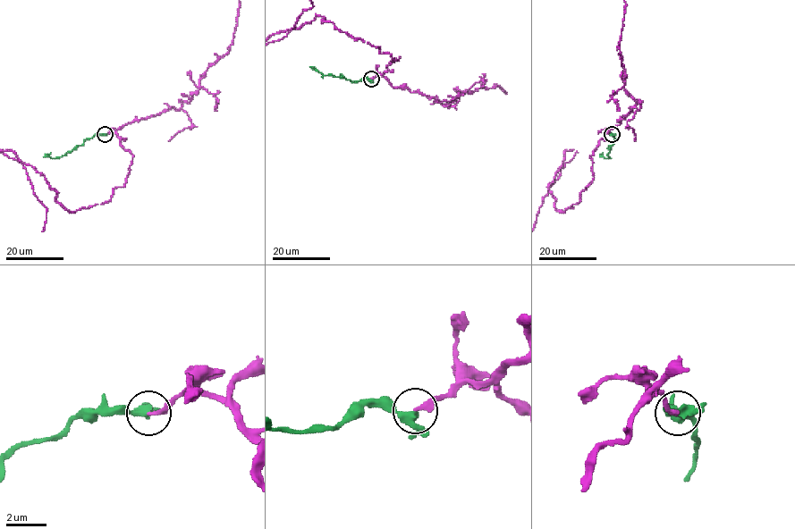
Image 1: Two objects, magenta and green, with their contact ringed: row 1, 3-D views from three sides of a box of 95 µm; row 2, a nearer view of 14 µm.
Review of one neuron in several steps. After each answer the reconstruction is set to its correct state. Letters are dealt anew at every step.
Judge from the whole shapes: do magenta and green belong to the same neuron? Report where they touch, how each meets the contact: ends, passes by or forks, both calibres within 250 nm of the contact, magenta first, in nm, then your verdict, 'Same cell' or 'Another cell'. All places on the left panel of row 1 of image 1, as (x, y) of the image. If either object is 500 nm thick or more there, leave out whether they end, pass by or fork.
Place: (105, 134). At the ring magenta ends. At the ring green passes by. Thickness 240 nm (magenta) against 360 nm. Same cell

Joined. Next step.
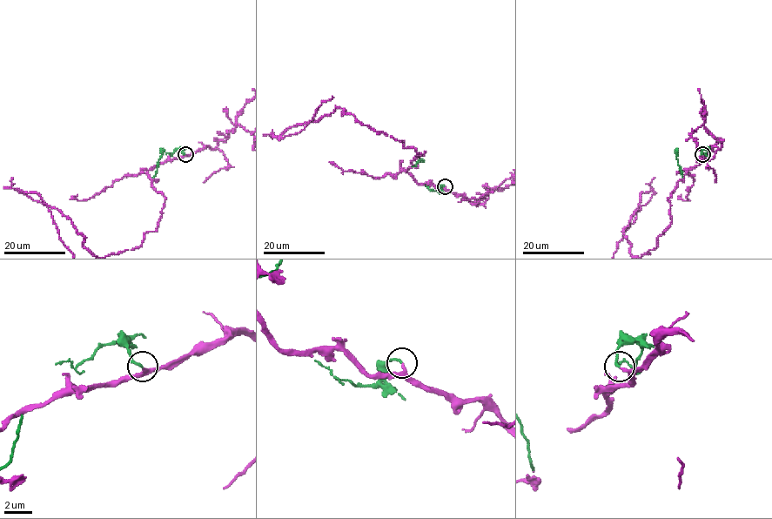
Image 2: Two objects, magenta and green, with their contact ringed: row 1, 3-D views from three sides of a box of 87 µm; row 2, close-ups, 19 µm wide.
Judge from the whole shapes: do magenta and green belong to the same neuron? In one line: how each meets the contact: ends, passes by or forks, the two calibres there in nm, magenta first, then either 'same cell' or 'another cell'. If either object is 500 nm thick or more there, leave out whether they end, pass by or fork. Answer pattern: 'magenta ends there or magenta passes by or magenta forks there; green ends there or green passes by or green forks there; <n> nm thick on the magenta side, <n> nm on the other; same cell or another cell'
magenta ends there; green ends there; 240 nm thick on the magenta side, 180 nm on the other; another cell

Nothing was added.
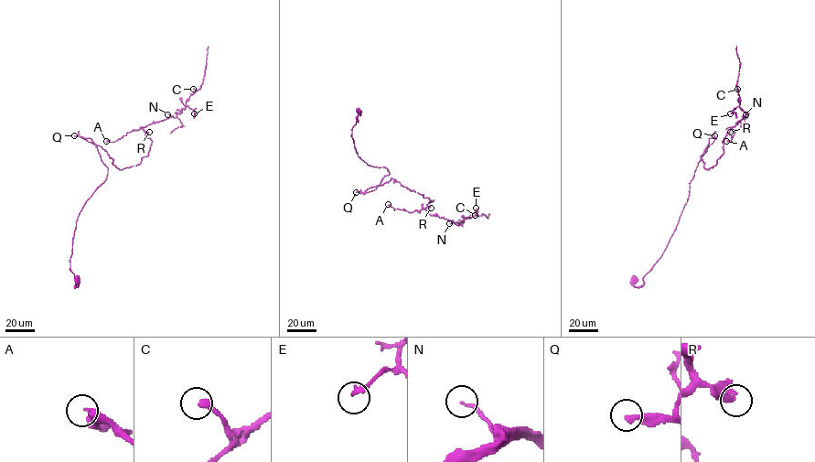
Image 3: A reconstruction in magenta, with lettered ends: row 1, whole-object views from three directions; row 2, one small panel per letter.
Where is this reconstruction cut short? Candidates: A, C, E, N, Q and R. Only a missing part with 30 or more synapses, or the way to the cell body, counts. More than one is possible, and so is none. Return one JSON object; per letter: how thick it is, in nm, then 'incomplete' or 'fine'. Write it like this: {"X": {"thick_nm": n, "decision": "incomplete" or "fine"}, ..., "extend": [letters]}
{"A": {"thick_nm": 340, "decision": "fine"}, "C": {"thick_nm": 240, "decision": "fine"}, "E": {"thick_nm": 240, "decision": "fine"}, "N": {"thick_nm": 150, "decision": "fine"}, "Q": {"thick_nm": 240, "decision": "incomplete"}, "R": {"thick_nm": 420, "decision": "fine"}, "extend": ["Q"]}

